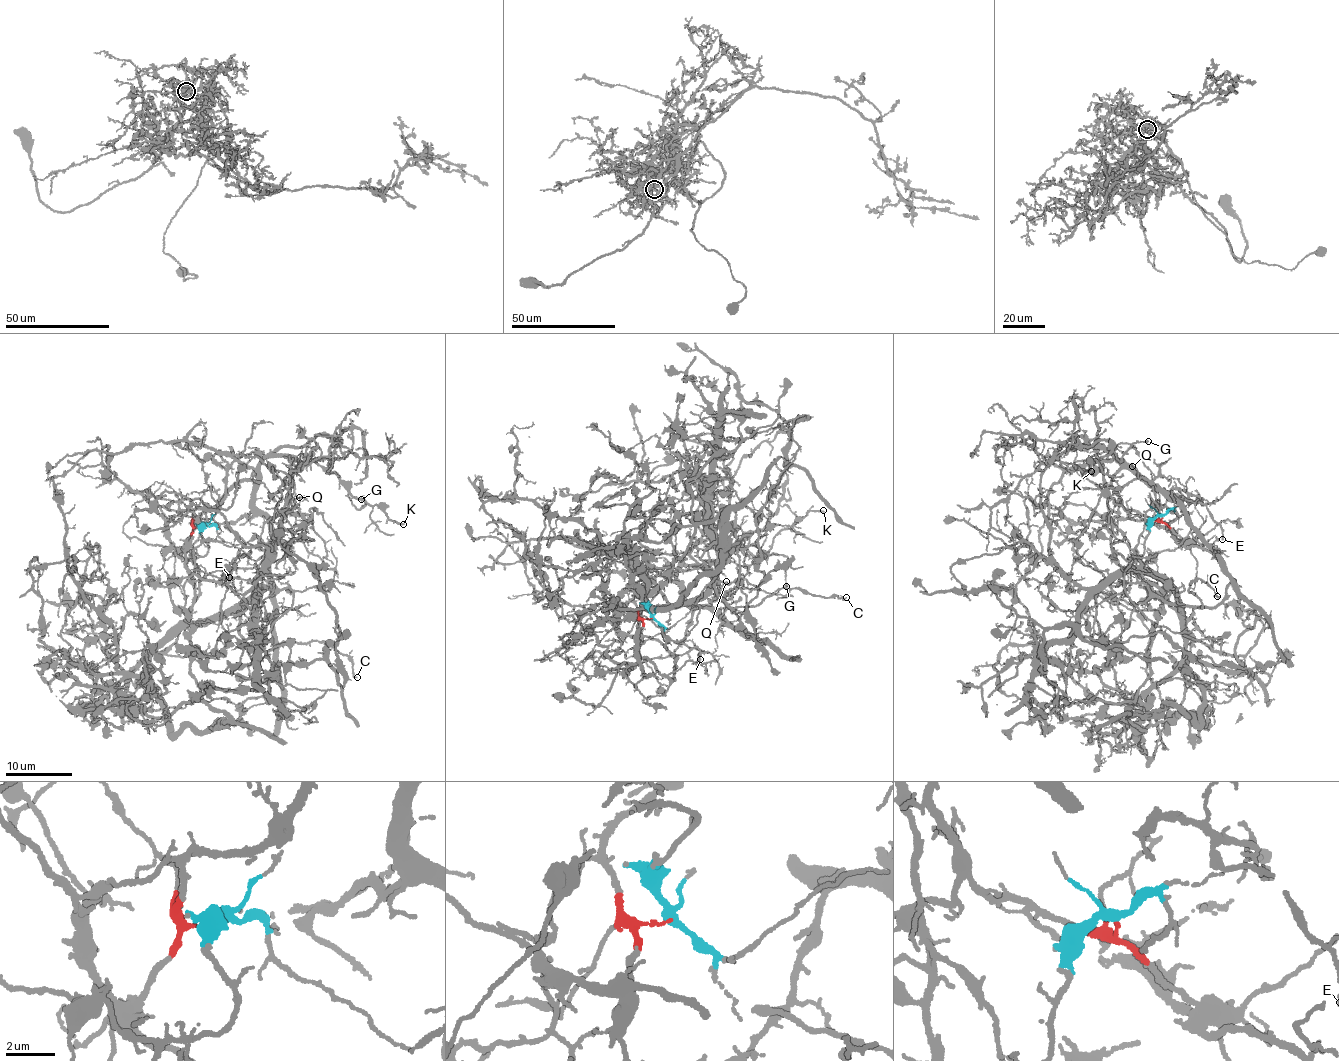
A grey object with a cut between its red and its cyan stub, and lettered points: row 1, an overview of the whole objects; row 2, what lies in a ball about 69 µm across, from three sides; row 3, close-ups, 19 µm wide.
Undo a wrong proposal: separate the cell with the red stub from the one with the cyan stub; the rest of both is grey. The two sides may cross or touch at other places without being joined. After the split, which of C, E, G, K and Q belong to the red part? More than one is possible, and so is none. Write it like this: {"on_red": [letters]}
{"on_red": ["C", "E", "G", "K", "Q"]}

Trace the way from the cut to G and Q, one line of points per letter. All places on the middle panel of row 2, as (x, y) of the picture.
G: (651, 618), (634, 594), (659, 574), (678, 583), (680, 561), (718, 528), (755, 556), (784, 554), (787, 587)
Q: (651, 618), (638, 614), (634, 594), (659, 574), (681, 584), (683, 596), (693, 606), (706, 604), (725, 581)

